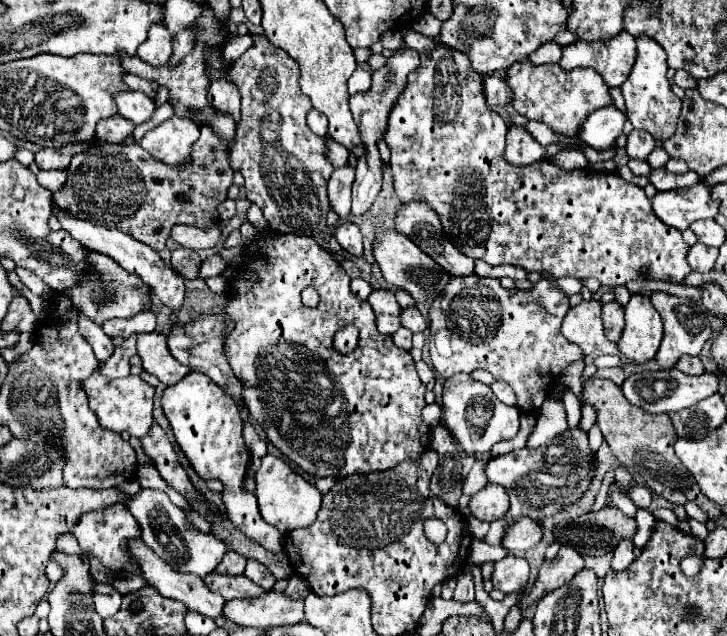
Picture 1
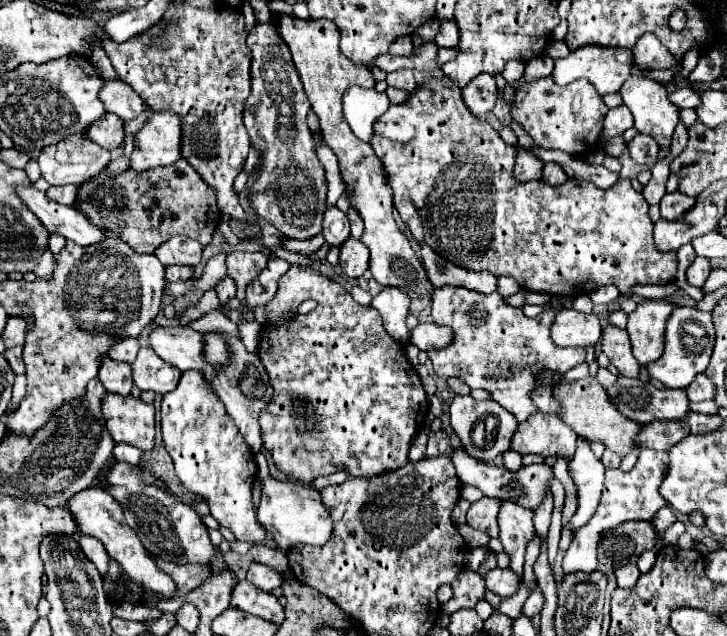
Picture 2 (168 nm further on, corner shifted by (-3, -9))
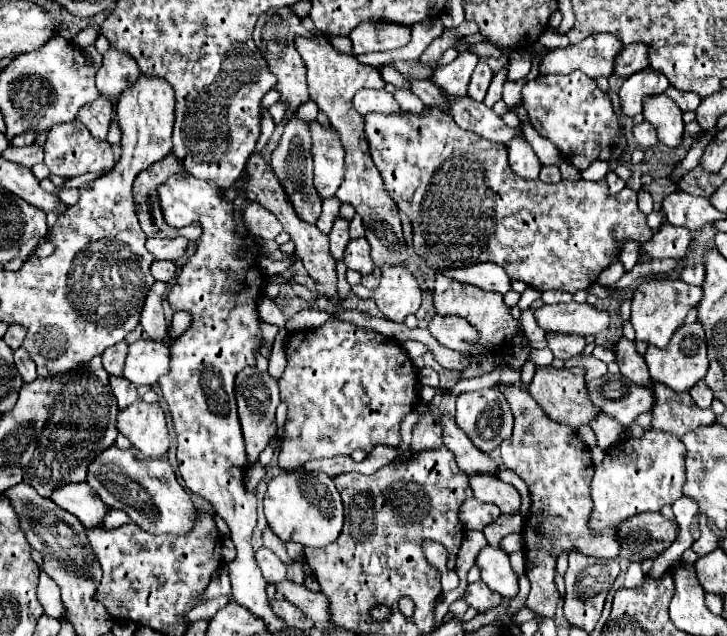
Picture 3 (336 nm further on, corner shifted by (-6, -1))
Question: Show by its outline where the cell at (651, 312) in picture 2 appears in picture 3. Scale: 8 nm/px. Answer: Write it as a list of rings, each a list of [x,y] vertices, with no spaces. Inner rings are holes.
[[[682,279],[642,283],[634,291],[632,317],[630,317],[630,323],[634,325],[636,331],[636,341],[644,341],[654,347],[664,347],[678,329],[678,325],[684,323],[686,313],[700,301],[700,297],[702,297],[702,287],[686,285]]]

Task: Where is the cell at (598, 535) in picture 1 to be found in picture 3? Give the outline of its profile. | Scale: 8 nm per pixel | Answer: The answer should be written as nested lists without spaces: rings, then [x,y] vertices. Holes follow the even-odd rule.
[[[640,513],[618,525],[618,543],[622,547],[620,557],[628,561],[642,563],[648,557],[660,555],[668,549],[678,535],[674,527],[662,513]]]

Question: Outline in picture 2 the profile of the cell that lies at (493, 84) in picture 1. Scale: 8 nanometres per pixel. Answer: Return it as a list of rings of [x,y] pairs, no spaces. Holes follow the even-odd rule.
[[[481,73],[469,81],[469,85],[461,91],[463,103],[473,115],[489,113],[497,101],[497,85],[495,77]]]

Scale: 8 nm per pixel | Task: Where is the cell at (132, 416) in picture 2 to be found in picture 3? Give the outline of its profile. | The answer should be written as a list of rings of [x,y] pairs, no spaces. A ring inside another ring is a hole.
[[[136,401],[118,413],[118,431],[148,459],[158,459],[168,451],[170,439],[164,411],[158,403]]]

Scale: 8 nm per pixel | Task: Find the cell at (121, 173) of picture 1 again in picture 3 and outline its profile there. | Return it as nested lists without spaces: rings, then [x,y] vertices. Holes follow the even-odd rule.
[[[170,153],[168,157],[150,165],[136,177],[134,189],[132,189],[136,215],[146,237],[170,237],[172,239],[180,235],[190,241],[196,241],[202,235],[200,225],[188,225],[188,227],[178,229],[178,227],[166,225],[166,219],[162,217],[162,207],[158,201],[158,185],[162,185],[162,181],[168,181],[168,177],[174,173],[186,173],[186,169],[178,161],[178,157]]]

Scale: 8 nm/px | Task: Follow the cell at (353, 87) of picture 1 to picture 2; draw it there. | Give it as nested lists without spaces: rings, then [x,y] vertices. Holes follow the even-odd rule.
[[[351,87],[343,95],[343,115],[351,131],[365,143],[371,139],[371,125],[389,109],[389,99],[385,93],[375,89]]]

